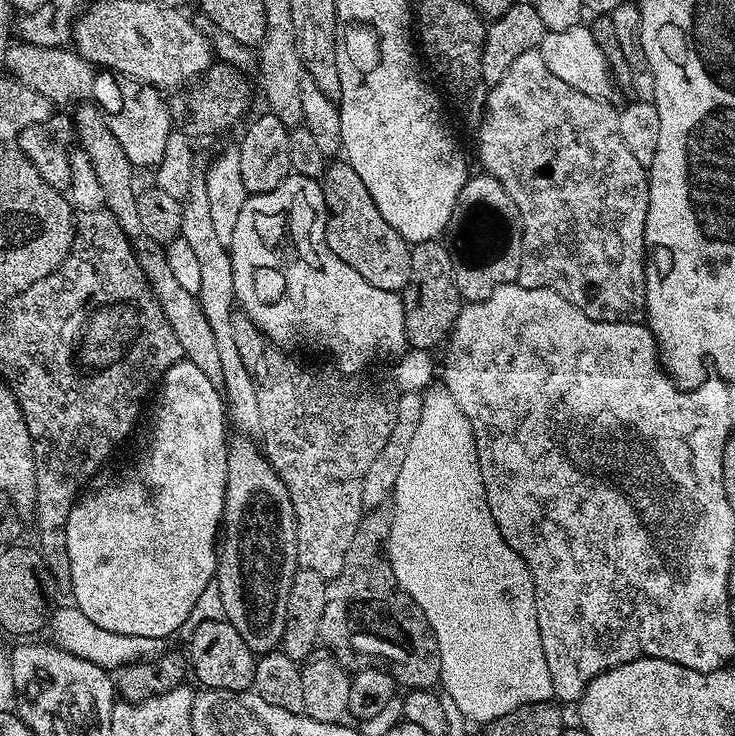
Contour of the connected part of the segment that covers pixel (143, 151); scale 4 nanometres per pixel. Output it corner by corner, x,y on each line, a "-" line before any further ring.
120,76
122,86
122,110
118,114
107,117
110,132
118,138
122,151
132,164
133,169
155,169
162,162
162,154
166,154
166,142
174,131
174,114
163,100
161,89
152,84
143,84
129,76

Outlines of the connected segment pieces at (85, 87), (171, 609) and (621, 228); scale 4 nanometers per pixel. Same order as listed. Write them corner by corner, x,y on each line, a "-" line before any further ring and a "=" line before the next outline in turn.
23,42
9,43
3,67
8,67
7,75
11,79
22,82
22,86
30,86
30,90
38,90
42,98
52,101
53,105
68,104
71,100
84,102
91,97
92,87
97,69
86,62
71,47
51,48
50,46
34,46
=
182,358
174,366
170,366
170,370
164,372
164,397
158,402
158,411
156,417
151,420
150,430
150,444
139,449
138,454
140,457
133,462
129,468
121,470
117,476
109,478
105,484
97,486
93,492
85,491
83,495
77,499
76,504
70,510
68,520
64,523
64,535
62,543
68,547
68,571
66,573
67,579
72,581
72,594
71,599
74,601
75,607
82,610
82,614
86,614
86,618
90,618
90,622
94,622
94,626
102,626
102,630
114,630
114,634
130,634
131,636
141,636
142,638
158,638
164,640
168,636
175,637
179,628
182,626
190,614
190,610
194,607
194,602
197,601
198,596
202,594
208,583
214,580
216,575
216,566
218,563
218,537
222,532
222,521
224,519
224,495
226,494
226,466
228,465
228,445
230,443
230,435
228,436
229,429
226,427
226,401
222,395
221,389
214,382
210,382
210,378
206,378
206,374
202,374
202,370
198,370
198,366
194,366
194,362
190,362
187,358
=
539,50
521,54
510,65
510,70
497,84
491,85
488,90
488,100
484,103
484,111
479,117
480,137
476,144
480,147
480,164
487,175
492,176
510,194
514,206
518,206
520,225
524,228
522,234
522,258
518,266
517,284
527,288
545,288
562,294
582,314
595,320
618,322
619,320
631,321
635,312
644,312
644,295
646,282
644,281
644,266
646,263
646,249
644,246
644,231
646,230
646,210
650,206
650,190
648,189
648,173
646,168
639,164
638,159
630,154
630,149
625,145
619,125
619,111
608,105
607,99
590,94
582,94
582,90
574,90
574,86
566,86
562,78
550,74
546,70
546,62
542,62

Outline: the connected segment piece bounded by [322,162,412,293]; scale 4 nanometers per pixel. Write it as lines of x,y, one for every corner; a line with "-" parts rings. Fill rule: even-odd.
332,162
325,167
322,187
328,207
326,242
330,250
334,250
334,254
338,254
338,258
342,258
350,270
358,270
358,274
362,274
370,286
403,293
408,287
412,269
412,249
408,241
400,237
398,230
394,230
394,226
382,218
362,178
358,178
358,173
346,162

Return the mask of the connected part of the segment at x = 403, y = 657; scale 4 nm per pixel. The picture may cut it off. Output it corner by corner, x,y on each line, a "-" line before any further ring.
381,506
378,508
371,508
365,516
360,519
360,525
356,531
354,542
350,546
350,550
346,554
346,562
342,566
342,574
338,574
333,580
328,581
328,589
326,590
326,610
322,614
322,626
320,627
320,640
323,643
328,643
327,651
331,653
336,661
342,667
349,670
359,670
362,668
378,668
381,667
392,673
392,677
396,679
397,685
403,686
405,689
415,690
418,688
426,688
429,690
435,689
440,684
440,651
438,650
438,642
436,635
433,634
432,629
428,626
428,619
421,608
412,601
411,597
407,595
400,588
399,582
394,576
394,570
388,562
388,557
382,551
382,546
387,545
388,535
392,529
392,509
388,506

